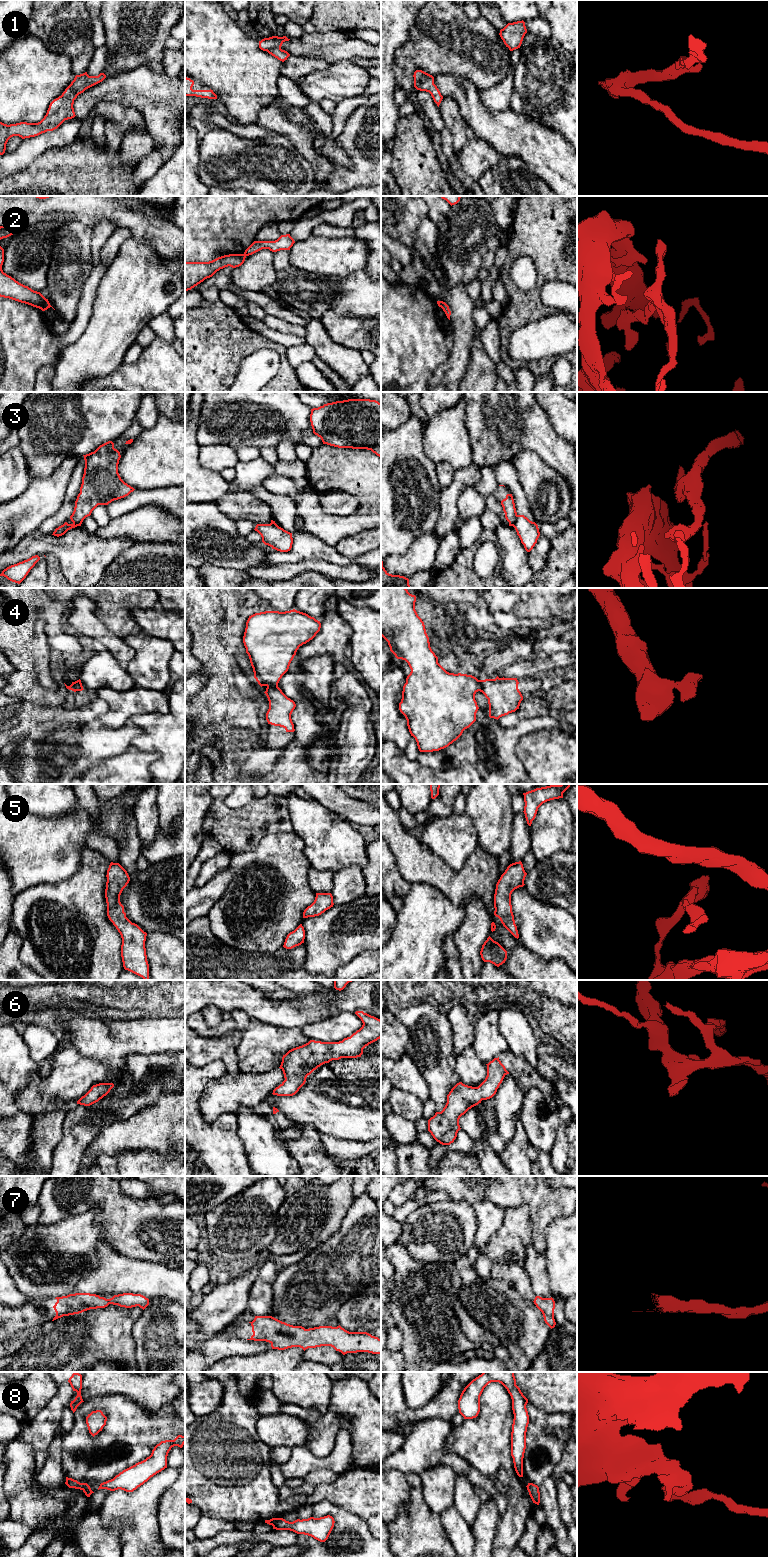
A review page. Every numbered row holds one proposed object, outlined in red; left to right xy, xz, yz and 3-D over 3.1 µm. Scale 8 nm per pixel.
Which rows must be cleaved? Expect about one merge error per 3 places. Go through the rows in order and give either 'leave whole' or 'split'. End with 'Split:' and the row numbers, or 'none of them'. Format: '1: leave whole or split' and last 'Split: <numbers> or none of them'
1: leave whole
2: split
3: split
4: split
5: leave whole
6: leave whole
7: leave whole
8: leave whole
Split: 2, 3, 4

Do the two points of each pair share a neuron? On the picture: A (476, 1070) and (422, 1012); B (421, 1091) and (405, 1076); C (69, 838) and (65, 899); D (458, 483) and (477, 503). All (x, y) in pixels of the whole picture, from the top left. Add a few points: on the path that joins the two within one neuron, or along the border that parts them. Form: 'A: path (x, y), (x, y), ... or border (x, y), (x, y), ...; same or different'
A: border (455, 1055), (455, 1071), (460, 1078); different
B: path (417, 1087), (409, 1079); same
C: border (80, 861), (80, 866), (66, 879), (43, 884); different
D: border (473, 486), (462, 490), (458, 511); different

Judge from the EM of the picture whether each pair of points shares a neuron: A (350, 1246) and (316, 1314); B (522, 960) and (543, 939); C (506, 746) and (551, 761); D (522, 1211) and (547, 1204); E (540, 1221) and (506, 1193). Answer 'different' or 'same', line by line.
A: same
B: different
C: different
D: different
E: same

